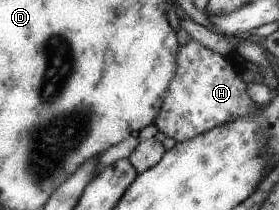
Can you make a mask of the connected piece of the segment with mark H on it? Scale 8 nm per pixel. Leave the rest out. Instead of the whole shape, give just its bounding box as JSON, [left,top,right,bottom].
[153,40,258,143]

